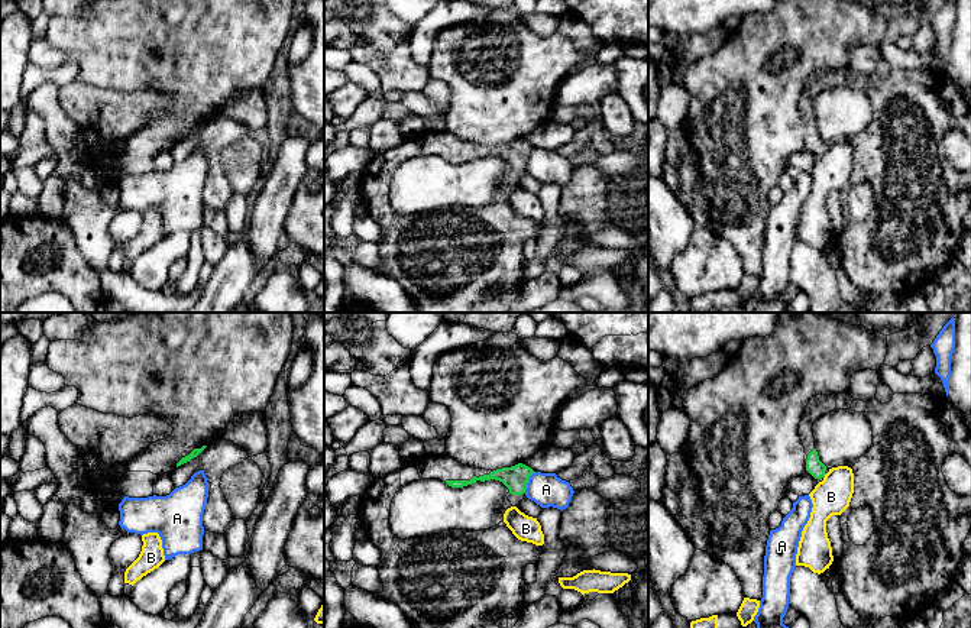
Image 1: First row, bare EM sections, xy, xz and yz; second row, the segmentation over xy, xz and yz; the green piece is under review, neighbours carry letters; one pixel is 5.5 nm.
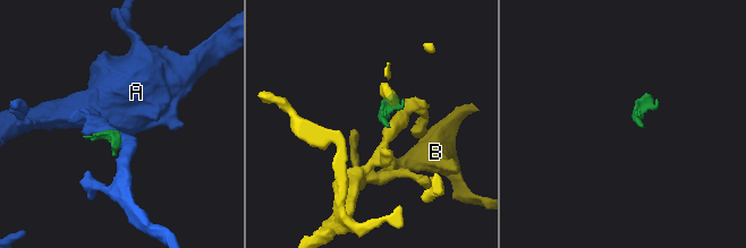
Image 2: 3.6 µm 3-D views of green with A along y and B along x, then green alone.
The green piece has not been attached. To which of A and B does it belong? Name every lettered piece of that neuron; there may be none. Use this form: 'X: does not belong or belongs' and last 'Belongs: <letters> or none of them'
A: does not belong
B: does not belong
Belongs: none of them

